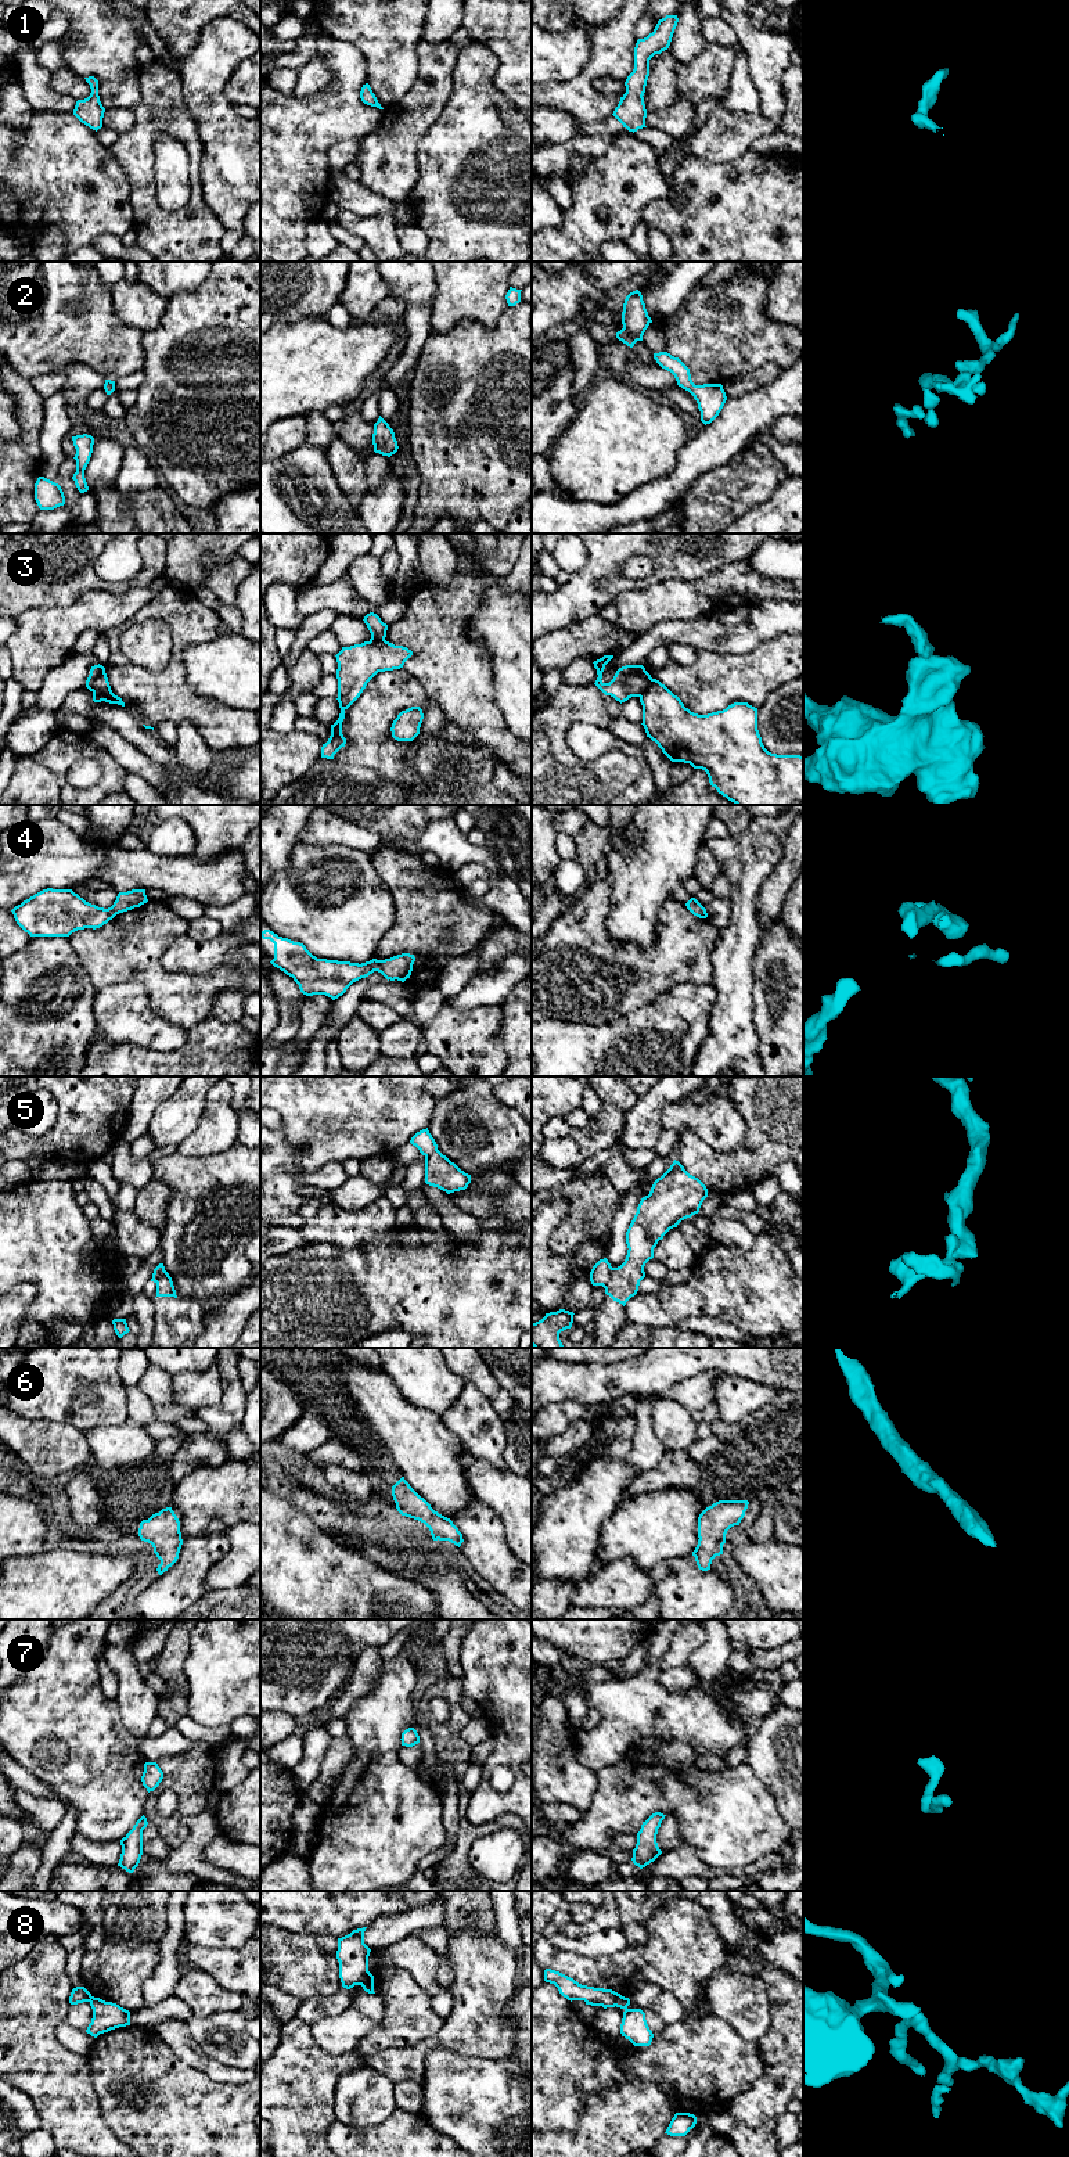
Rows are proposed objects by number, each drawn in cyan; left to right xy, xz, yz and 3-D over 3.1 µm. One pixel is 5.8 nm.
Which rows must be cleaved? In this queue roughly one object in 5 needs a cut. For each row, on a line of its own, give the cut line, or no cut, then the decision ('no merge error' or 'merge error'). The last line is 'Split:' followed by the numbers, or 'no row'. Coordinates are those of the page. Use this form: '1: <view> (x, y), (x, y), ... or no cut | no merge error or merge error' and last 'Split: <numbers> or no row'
1: no cut | no merge error
2: no cut | no merge error
3: xy (93, 691), (101, 696), (111, 693) | merge error
4: no cut | no merge error
5: yz (612, 1268), (609, 1279), (603, 1286) | merge error
6: no cut | no merge error
7: no cut | no merge error
8: xz (369, 1972), (360, 1984) | merge error
Split: 3, 5, 8

